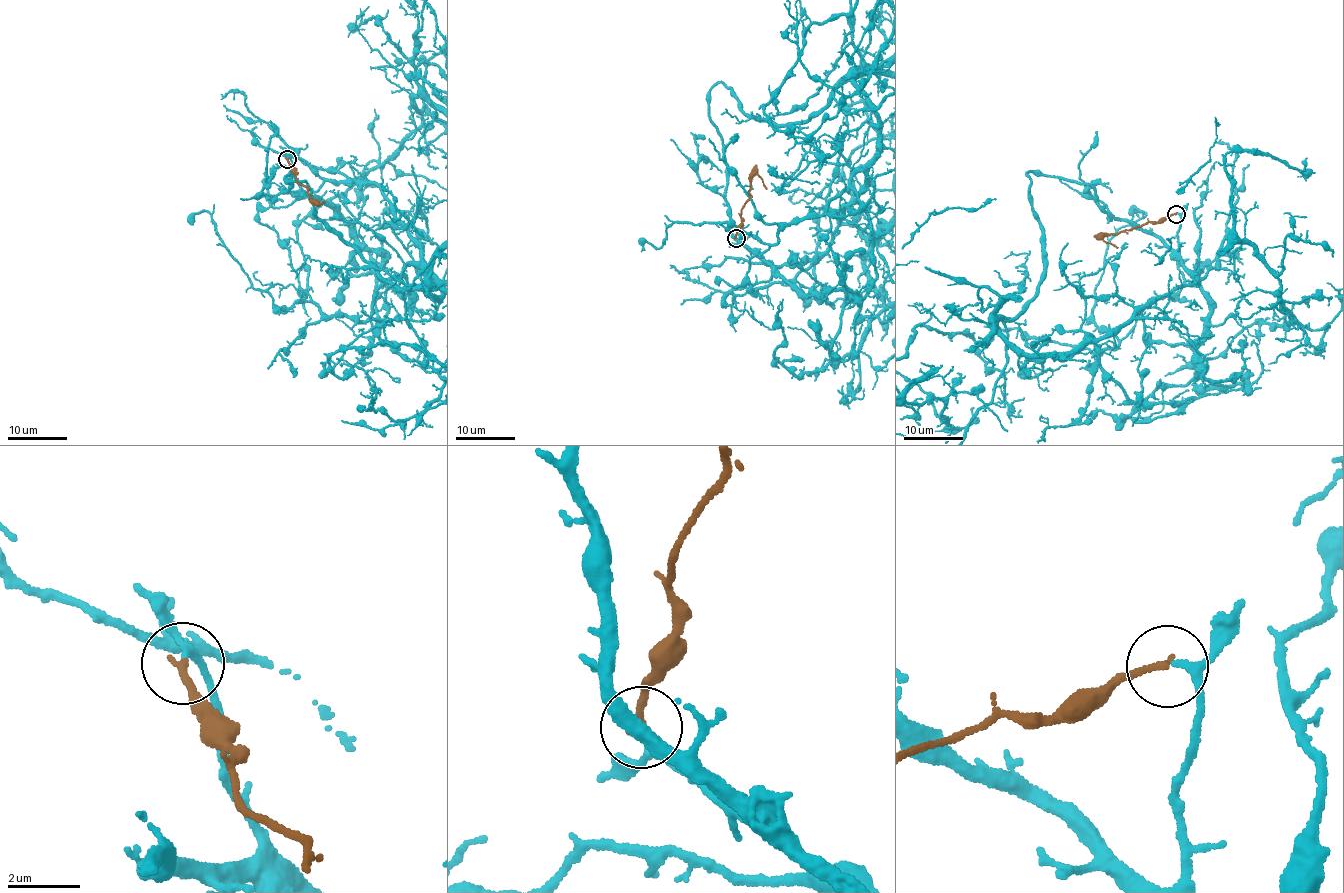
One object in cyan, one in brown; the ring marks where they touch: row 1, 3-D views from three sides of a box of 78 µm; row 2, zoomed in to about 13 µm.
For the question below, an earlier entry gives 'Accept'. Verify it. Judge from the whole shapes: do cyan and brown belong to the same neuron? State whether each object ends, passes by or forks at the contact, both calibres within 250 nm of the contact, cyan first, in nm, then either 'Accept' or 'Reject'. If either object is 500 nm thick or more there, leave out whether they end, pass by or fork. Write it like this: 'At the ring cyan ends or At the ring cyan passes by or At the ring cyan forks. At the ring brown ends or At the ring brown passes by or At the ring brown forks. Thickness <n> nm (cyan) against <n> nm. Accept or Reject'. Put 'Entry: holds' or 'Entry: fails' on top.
Entry: holds
At the ring cyan passes by. At the ring brown ends. Thickness 190 nm (cyan) against 200 nm. Accept

